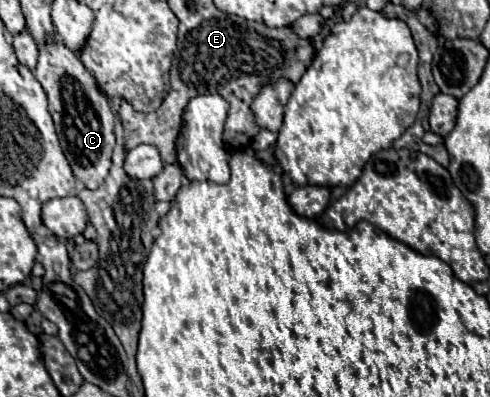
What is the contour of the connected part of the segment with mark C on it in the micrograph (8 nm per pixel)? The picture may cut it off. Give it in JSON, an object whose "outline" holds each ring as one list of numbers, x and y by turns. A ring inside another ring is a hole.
{"outline":[[61,40,39,48,39,62,33,74,41,82,49,98,49,112,55,122,63,154,69,160,75,178,83,182,85,188,97,190,103,184,105,176,109,174,111,154,115,148,115,134,113,134,115,116,111,112,107,96,97,86,91,72]]}

